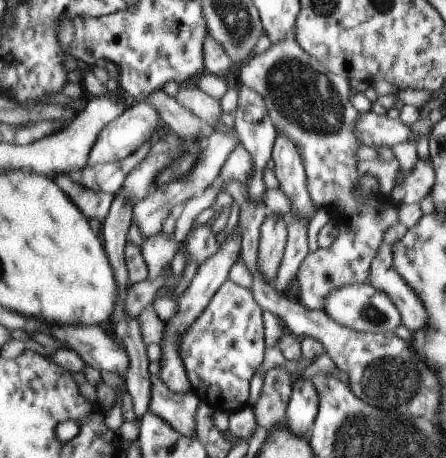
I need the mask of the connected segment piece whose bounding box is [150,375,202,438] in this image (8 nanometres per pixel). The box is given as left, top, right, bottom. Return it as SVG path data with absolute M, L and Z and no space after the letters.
M152 375L153 395L150 410L161 416L172 428L185 437L195 437L198 411L202 401L192 391L172 392L158 376Z

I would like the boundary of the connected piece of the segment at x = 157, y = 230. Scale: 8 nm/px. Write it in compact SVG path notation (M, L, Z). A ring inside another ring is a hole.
M231 125L229 132L214 131L208 138L208 144L200 151L200 156L196 165L193 166L192 173L183 179L167 183L163 187L157 188L156 192L145 200L140 201L134 208L134 221L138 225L144 238L152 238L161 233L161 224L169 216L178 214L191 199L198 198L201 194L211 189L220 180L221 172L225 167L229 156L241 145L240 137L235 128Z

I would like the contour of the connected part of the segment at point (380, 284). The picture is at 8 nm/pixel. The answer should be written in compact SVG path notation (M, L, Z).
M393 224L386 232L372 261L368 282L383 292L395 304L400 315L400 324L411 333L423 329L428 322L425 306L398 275L392 266L393 246L405 235L403 224Z

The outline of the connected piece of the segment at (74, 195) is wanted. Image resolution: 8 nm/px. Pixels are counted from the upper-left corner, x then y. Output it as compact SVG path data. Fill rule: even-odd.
M62 175L55 178L56 184L84 211L90 219L96 217L103 223L109 215L116 196L113 194L94 192L85 189L80 180L73 179L70 175Z

